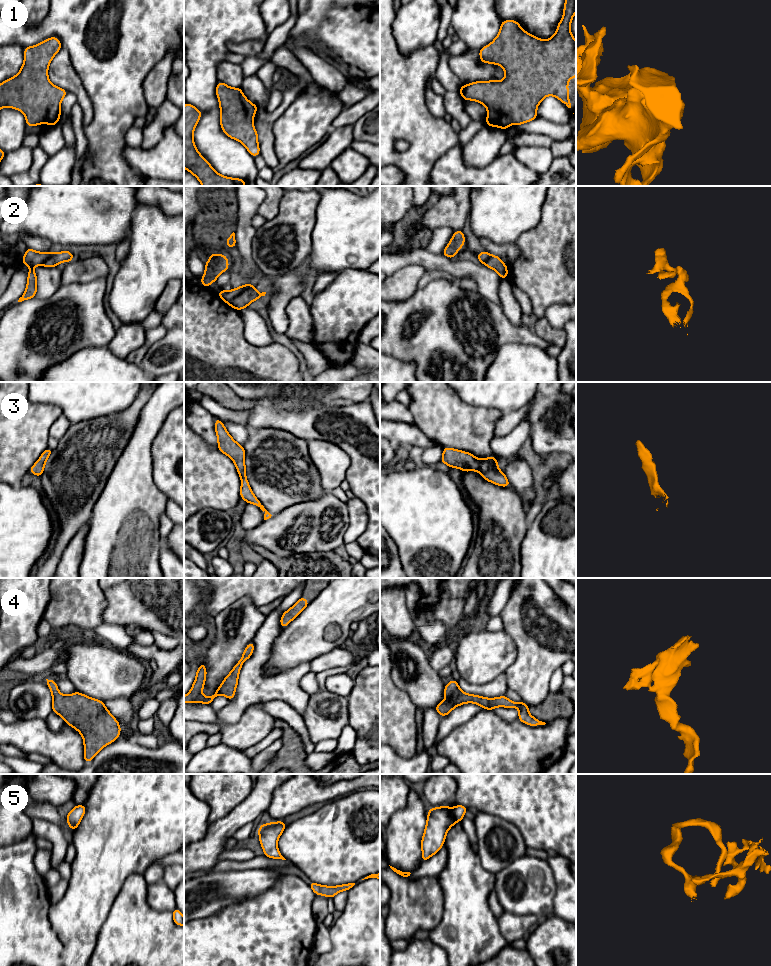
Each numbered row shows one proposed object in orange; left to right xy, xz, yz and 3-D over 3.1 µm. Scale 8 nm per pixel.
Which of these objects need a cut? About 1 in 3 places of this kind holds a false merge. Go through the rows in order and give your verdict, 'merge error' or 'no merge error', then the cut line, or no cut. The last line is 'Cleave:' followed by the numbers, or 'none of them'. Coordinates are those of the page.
1: no merge error; no cut
2: merge error; cut in xz along (252, 285), (238, 294), (230, 305)
3: no merge error; no cut
4: no merge error; no cut
5: no merge error; no cut
Cleave: 2

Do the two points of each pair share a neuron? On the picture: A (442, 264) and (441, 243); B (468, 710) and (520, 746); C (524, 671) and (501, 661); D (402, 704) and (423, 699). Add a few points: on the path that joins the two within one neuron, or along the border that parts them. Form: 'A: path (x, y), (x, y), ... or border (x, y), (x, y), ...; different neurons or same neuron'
A: border (425, 249), (441, 254); different neurons
B: border (484, 709), (454, 727); different neurons
C: border (514, 642), (517, 648), (517, 659), (504, 673); different neurons
D: border (396, 684), (408, 695), (416, 707); different neurons

